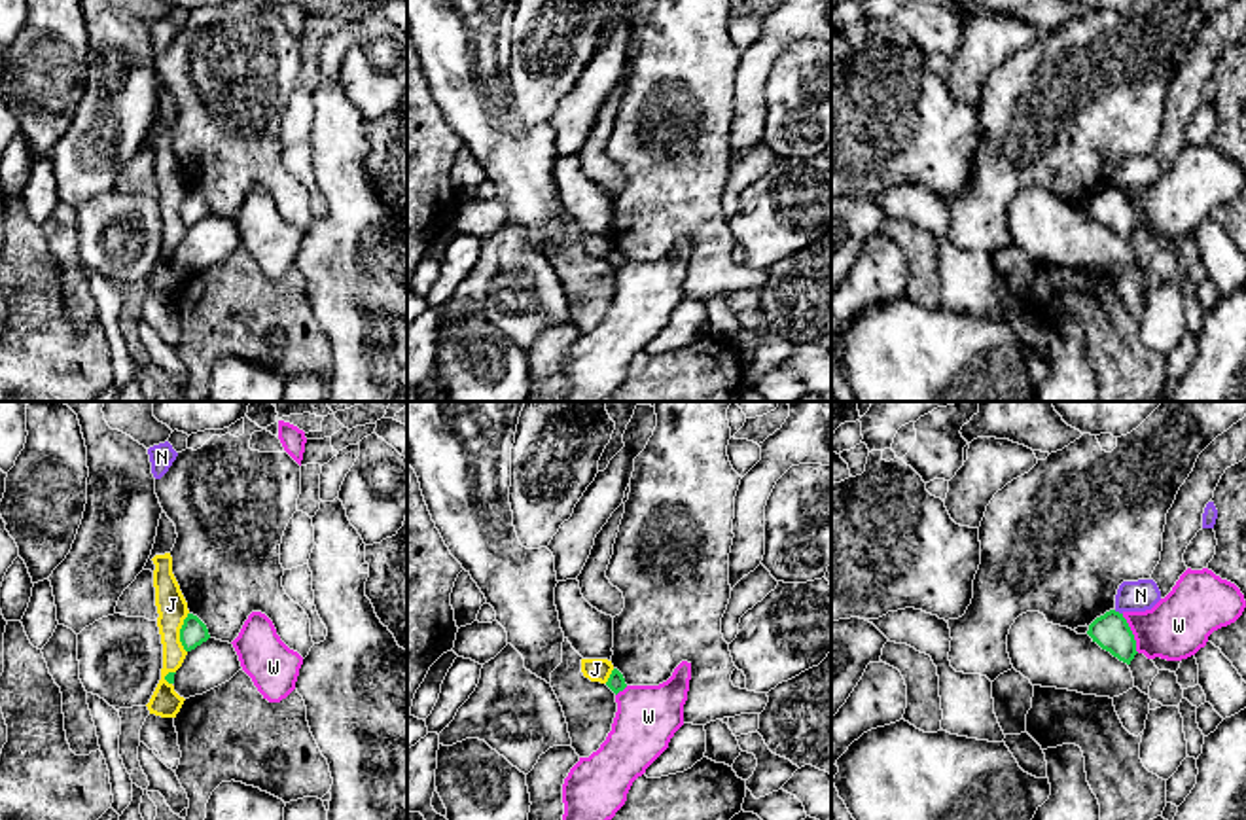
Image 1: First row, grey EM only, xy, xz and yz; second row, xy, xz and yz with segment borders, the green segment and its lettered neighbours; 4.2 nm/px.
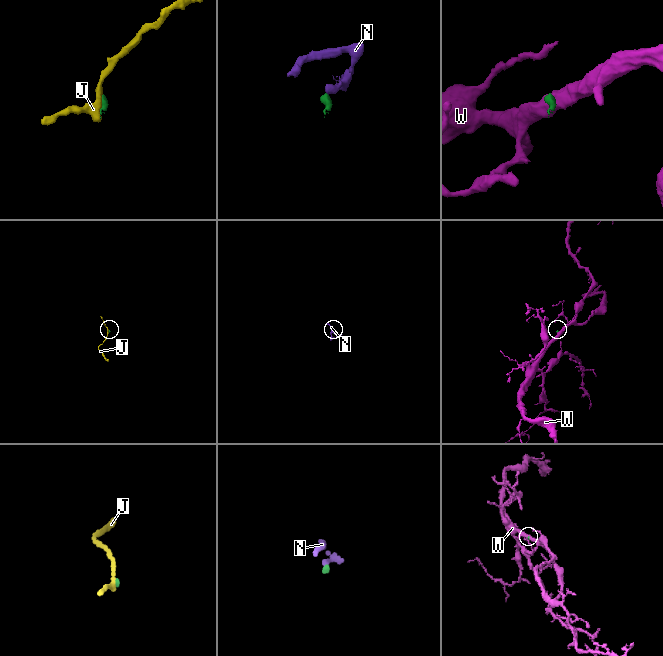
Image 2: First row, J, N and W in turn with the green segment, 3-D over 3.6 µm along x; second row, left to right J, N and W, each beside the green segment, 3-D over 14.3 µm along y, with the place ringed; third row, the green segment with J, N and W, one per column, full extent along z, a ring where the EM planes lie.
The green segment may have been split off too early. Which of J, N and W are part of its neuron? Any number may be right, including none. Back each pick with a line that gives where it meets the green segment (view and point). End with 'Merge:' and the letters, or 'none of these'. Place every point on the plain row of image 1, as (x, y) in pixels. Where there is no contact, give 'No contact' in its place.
Merge: none of these

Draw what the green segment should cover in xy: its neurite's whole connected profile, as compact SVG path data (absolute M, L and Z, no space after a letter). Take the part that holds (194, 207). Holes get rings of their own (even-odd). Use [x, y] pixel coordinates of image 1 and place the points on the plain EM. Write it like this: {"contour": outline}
{"contour": "M187 189L180 205L180 218L186 227L195 225L210 214L206 201L193 189Z"}

